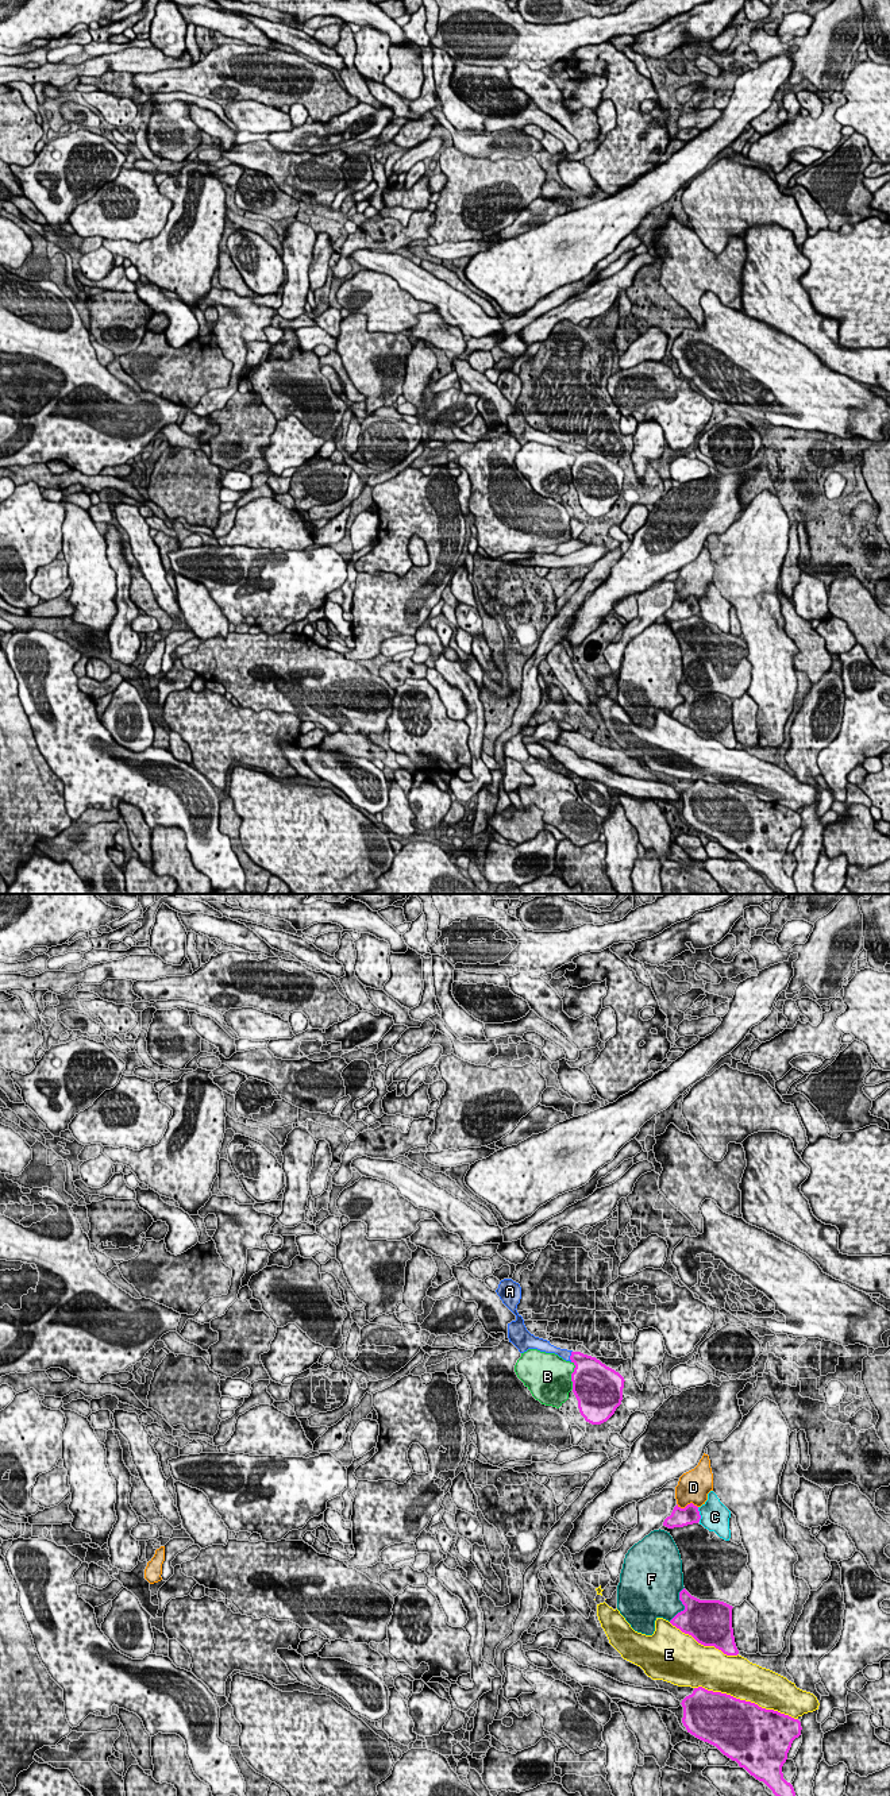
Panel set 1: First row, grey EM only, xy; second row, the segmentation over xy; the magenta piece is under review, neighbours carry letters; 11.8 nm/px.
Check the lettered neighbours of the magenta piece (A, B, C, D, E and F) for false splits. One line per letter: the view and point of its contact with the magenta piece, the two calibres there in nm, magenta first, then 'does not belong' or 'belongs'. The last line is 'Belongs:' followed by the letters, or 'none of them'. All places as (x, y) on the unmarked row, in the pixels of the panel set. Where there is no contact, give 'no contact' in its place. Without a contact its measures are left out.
A: contact xy (570, 448); calibres 300 and 120 nm; belongs
B: contact xy (571, 467); calibres 480 and 480 nm; does not belong
C: contact xy (698, 606); calibres 220 and 340 nm; does not belong
D: contact xy (688, 597); calibres 220 and 380 nm; does not belong
E: contact xy (744, 793); calibres 500 and 460 nm; does not belong
F: contact xy (684, 697); calibres 440 and 380 nm; does not belong
Belongs: A

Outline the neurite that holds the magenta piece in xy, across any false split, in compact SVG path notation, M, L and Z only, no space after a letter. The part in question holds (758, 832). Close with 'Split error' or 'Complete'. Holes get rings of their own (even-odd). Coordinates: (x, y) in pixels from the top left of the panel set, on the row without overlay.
M702 779L694 781L681 797L682 816L687 825L716 839L756 872L763 874L777 890L783 894L798 894L793 878L783 871L782 866L791 836L801 828L802 820L798 812Z. Complete

